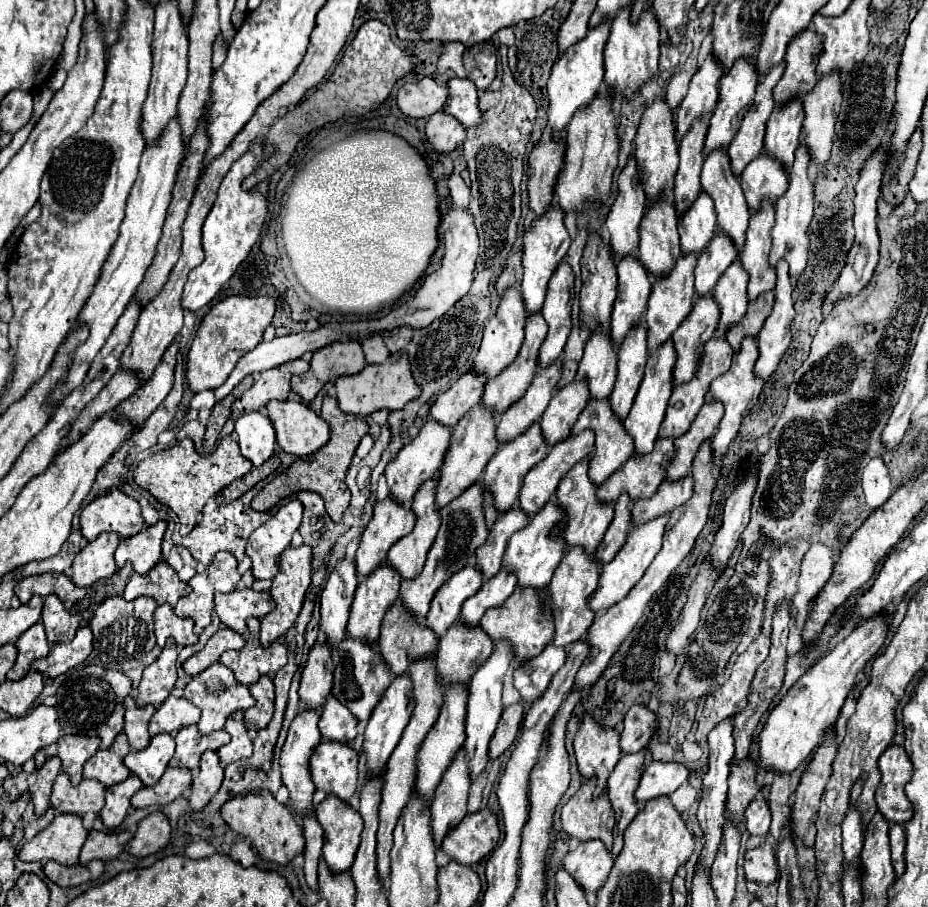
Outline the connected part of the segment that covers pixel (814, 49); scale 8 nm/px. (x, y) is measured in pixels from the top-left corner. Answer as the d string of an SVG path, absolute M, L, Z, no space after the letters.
M811 29L801 31L797 39L791 41L791 47L787 47L787 53L785 53L787 69L781 81L773 89L775 103L779 107L789 99L797 97L799 93L803 93L801 81L805 81L805 93L811 91L811 87L815 87L817 83L815 67L817 67L819 55L821 55L821 43L815 31Z

